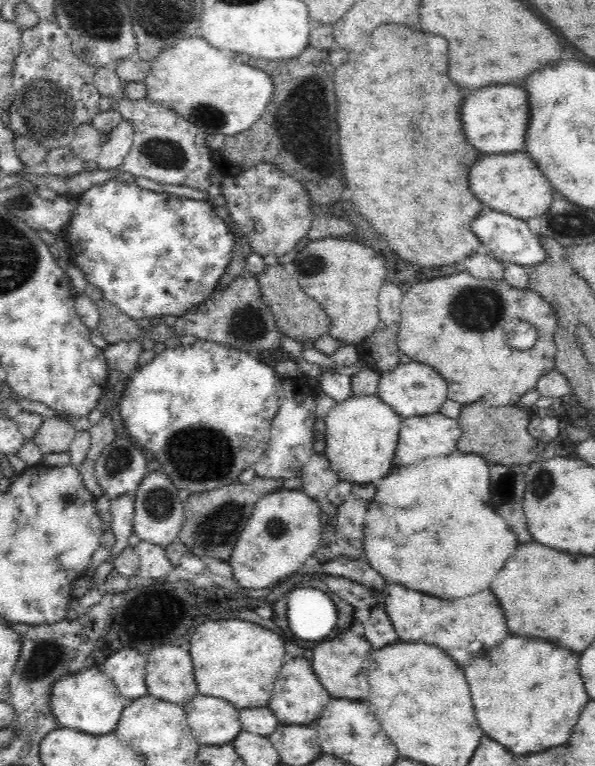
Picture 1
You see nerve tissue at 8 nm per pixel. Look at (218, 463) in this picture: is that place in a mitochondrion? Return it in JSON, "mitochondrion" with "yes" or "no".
{"mitochondrion":"yes"}

